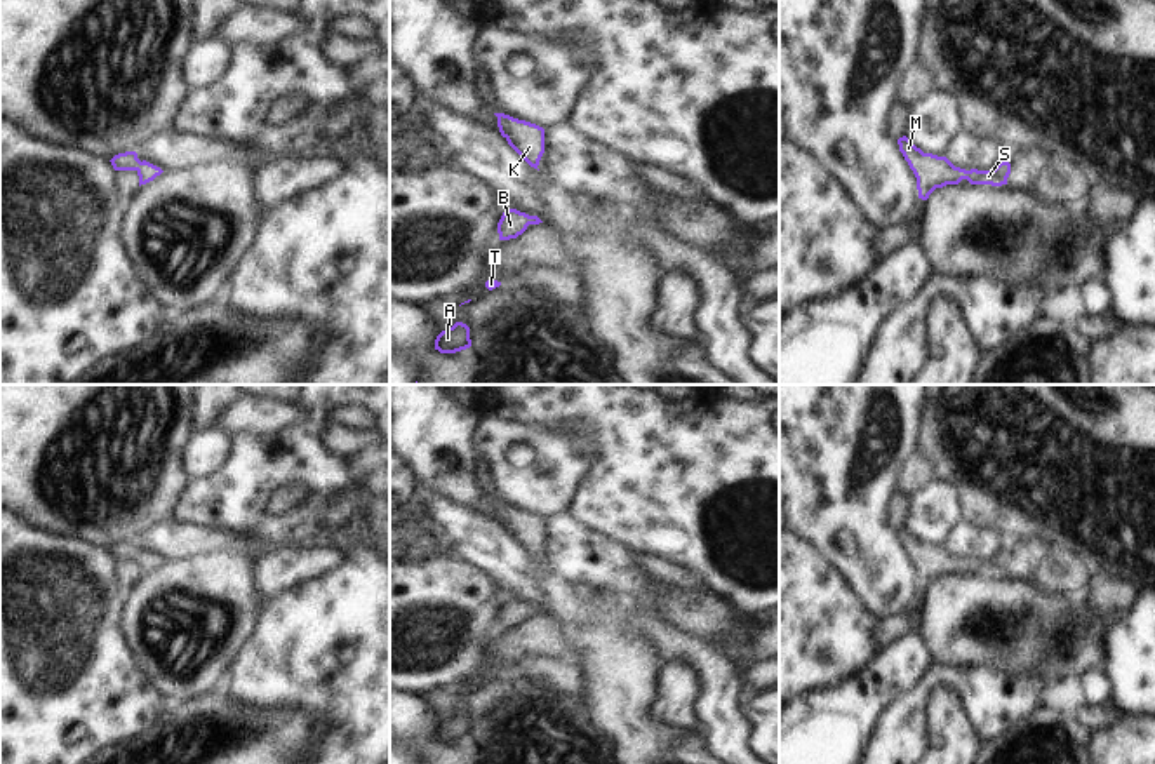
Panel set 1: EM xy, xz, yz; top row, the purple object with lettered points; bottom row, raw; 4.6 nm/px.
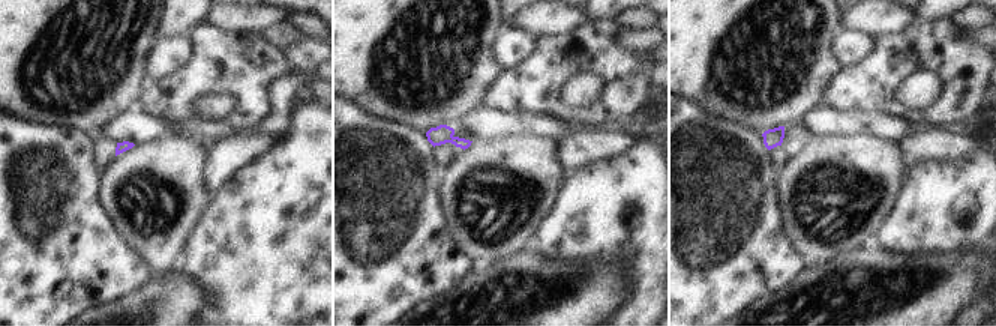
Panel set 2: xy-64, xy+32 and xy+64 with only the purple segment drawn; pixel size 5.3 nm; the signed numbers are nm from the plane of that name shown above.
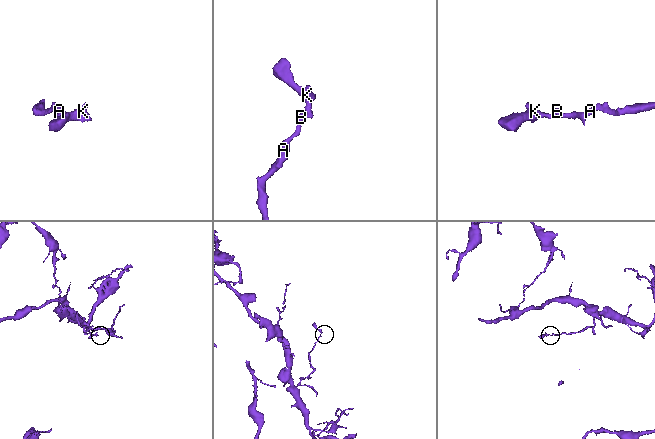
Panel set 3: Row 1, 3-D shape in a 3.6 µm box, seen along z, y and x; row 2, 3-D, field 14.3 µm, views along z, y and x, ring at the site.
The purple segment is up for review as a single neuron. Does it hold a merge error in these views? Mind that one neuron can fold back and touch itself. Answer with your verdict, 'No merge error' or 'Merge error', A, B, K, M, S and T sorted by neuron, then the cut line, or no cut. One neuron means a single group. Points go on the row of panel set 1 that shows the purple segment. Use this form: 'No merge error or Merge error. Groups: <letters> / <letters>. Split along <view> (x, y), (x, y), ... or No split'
No merge error. Groups: A B K M S T. No split

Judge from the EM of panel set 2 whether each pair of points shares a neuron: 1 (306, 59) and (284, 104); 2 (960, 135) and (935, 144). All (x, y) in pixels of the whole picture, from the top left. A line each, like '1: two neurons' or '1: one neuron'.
1: one neuron
2: one neuron

